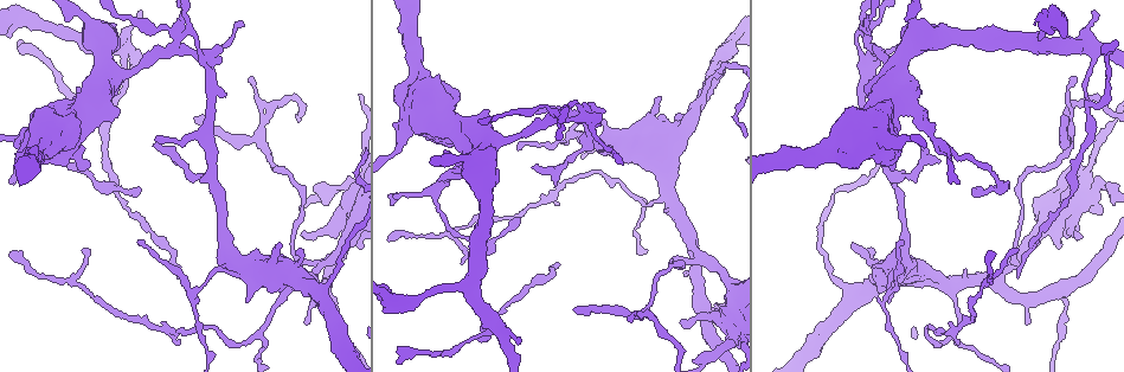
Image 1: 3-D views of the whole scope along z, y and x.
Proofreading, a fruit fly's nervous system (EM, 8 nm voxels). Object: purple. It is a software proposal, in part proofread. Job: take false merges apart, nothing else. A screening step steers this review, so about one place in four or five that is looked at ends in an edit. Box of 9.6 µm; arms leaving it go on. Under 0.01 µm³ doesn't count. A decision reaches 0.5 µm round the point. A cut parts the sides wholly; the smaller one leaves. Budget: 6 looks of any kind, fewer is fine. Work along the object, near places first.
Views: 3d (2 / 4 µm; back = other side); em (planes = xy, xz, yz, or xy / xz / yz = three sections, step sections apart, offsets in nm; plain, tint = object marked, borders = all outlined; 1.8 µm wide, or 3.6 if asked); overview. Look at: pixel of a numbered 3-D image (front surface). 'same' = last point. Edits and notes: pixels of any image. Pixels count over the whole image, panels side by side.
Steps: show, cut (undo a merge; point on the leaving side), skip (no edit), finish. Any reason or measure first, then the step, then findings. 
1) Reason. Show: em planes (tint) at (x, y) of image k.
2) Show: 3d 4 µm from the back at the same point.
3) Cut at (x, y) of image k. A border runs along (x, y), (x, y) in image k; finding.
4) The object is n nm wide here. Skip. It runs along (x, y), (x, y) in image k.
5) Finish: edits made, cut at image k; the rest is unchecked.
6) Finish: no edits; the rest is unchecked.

Narrows sharply. Show: 3d 2 µm at (705, 310) of image 1.

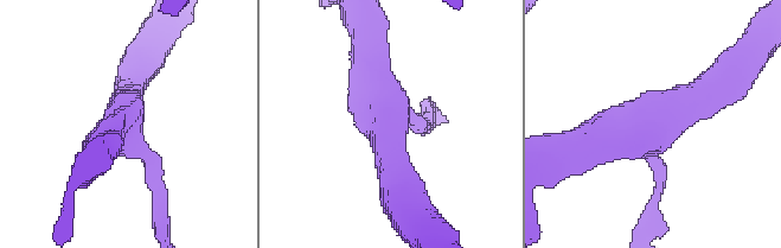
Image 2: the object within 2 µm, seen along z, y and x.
3 arms meet here; now the EM. Show: em 3.6 µm planes (tint) at (120, 126) of image 2.

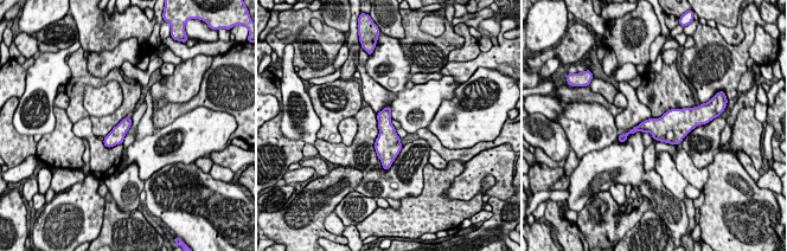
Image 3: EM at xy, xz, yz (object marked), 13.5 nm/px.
The object is 220 nm wide here. Skip. Continuous, no second neuron.

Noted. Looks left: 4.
Abrupt turn. Show: em planes (tint) at (262, 142) of image 1.

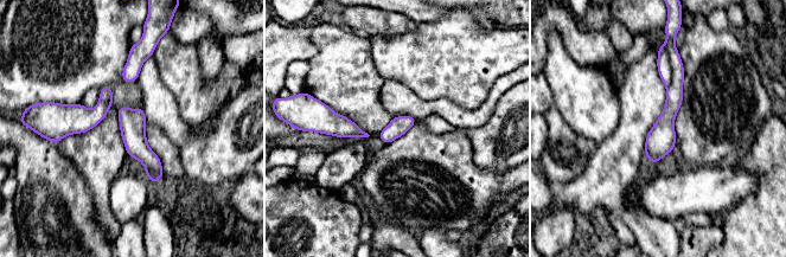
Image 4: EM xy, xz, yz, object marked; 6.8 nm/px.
Cut at (675, 89) of image 4. A border runs along (664, 45), (671, 71), (666, 87) in image 4; two neurons meet here.

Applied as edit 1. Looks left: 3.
Finish: edits made, cut at image 4; the rest is unchecked.

